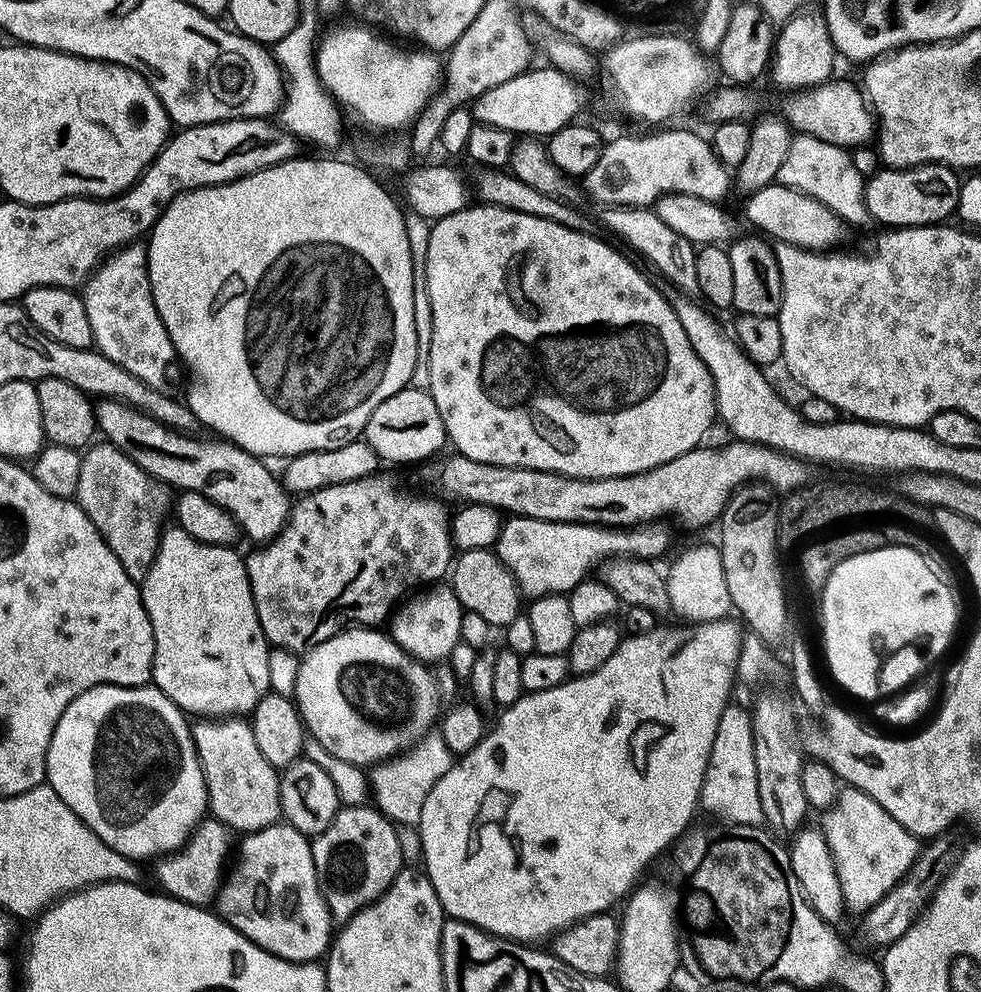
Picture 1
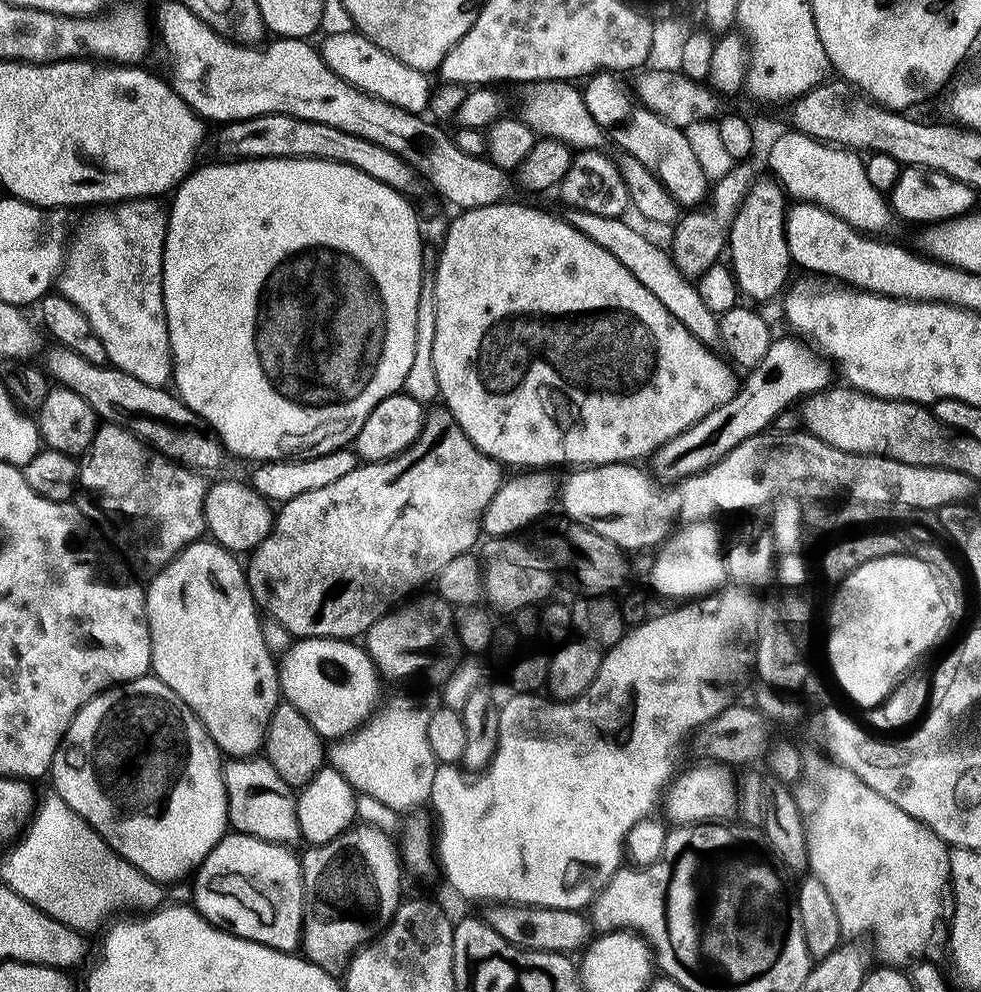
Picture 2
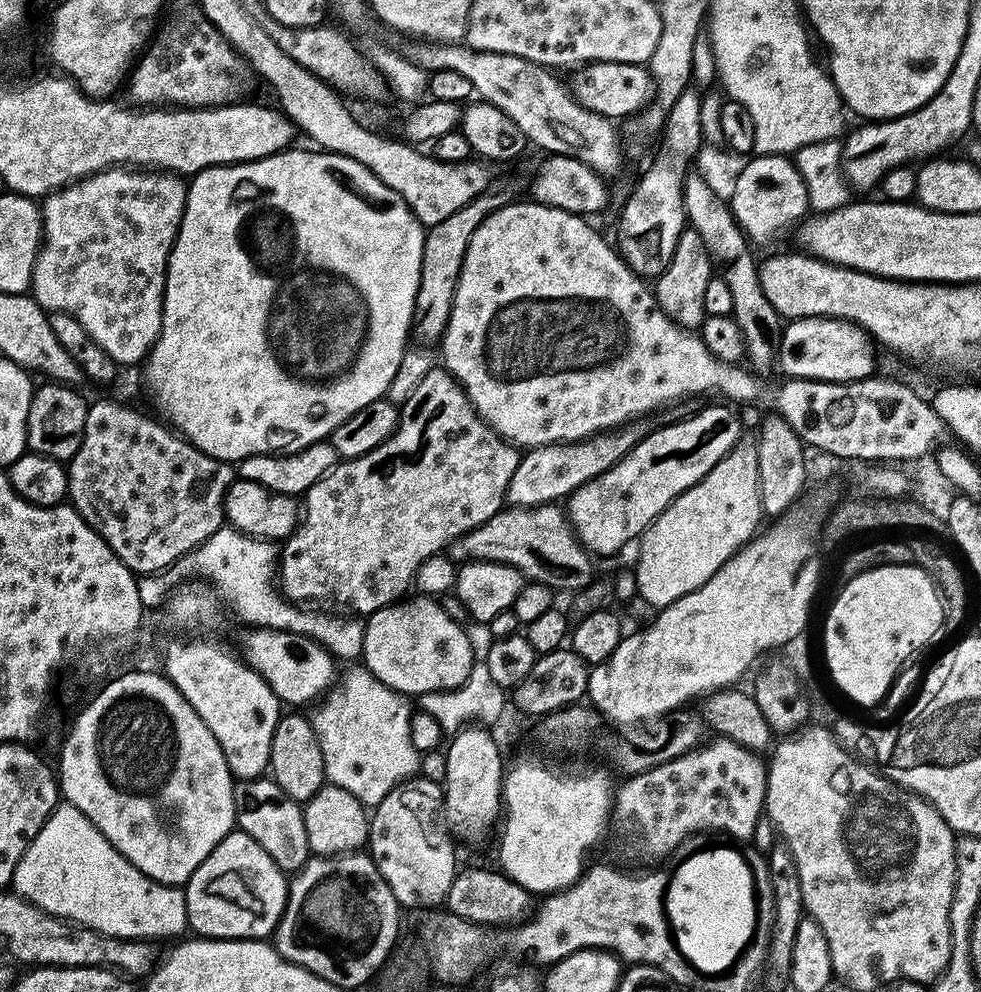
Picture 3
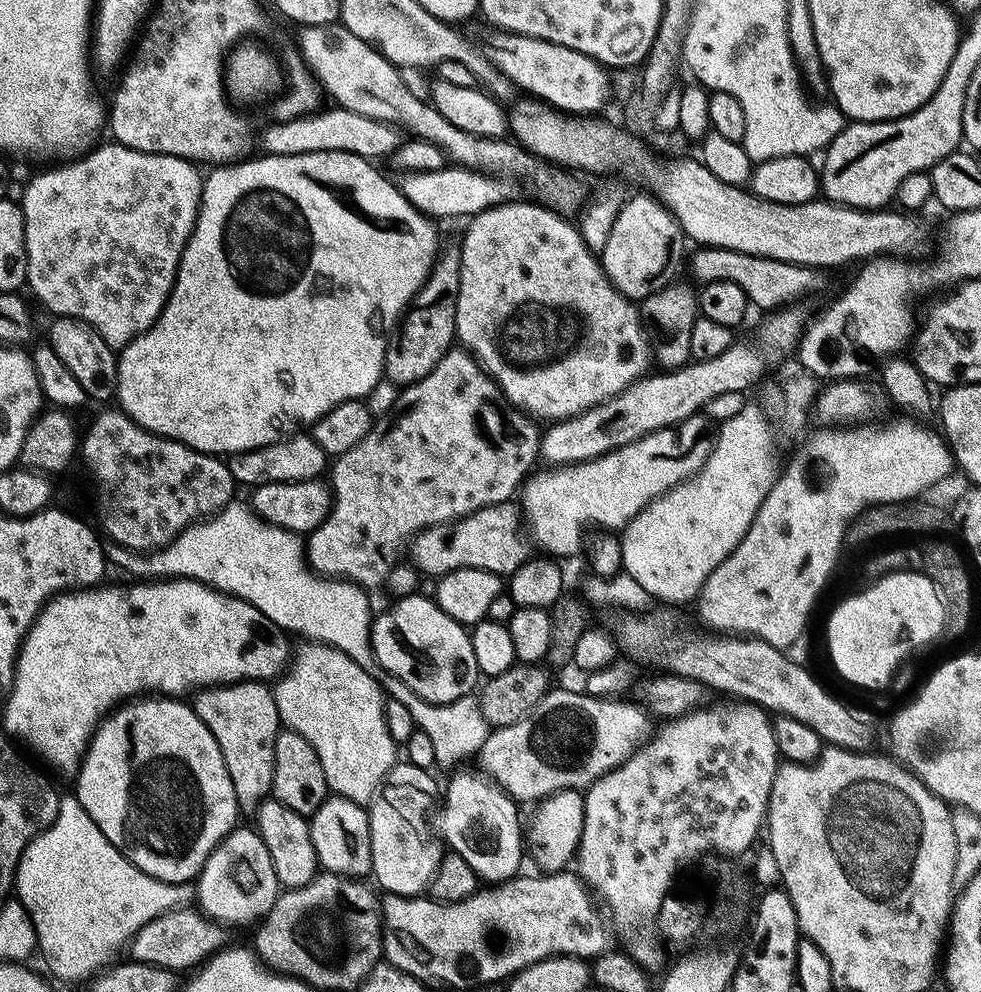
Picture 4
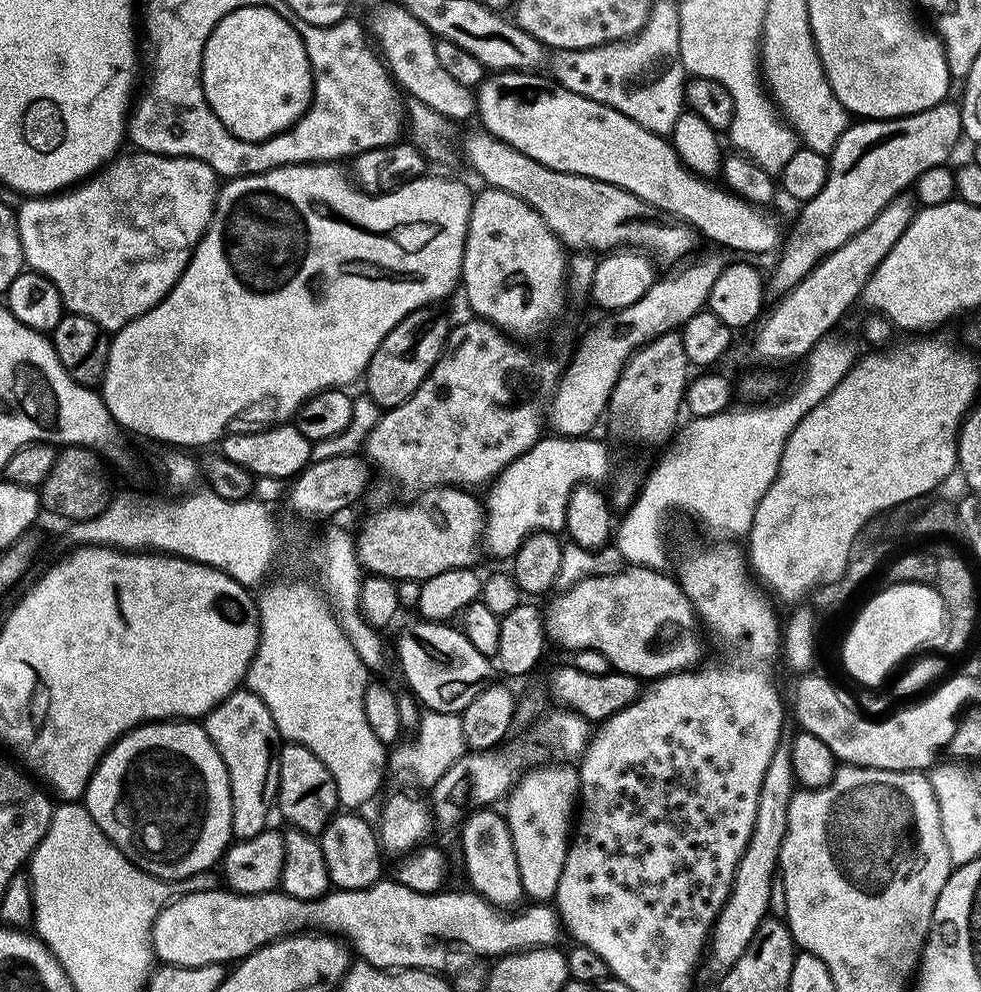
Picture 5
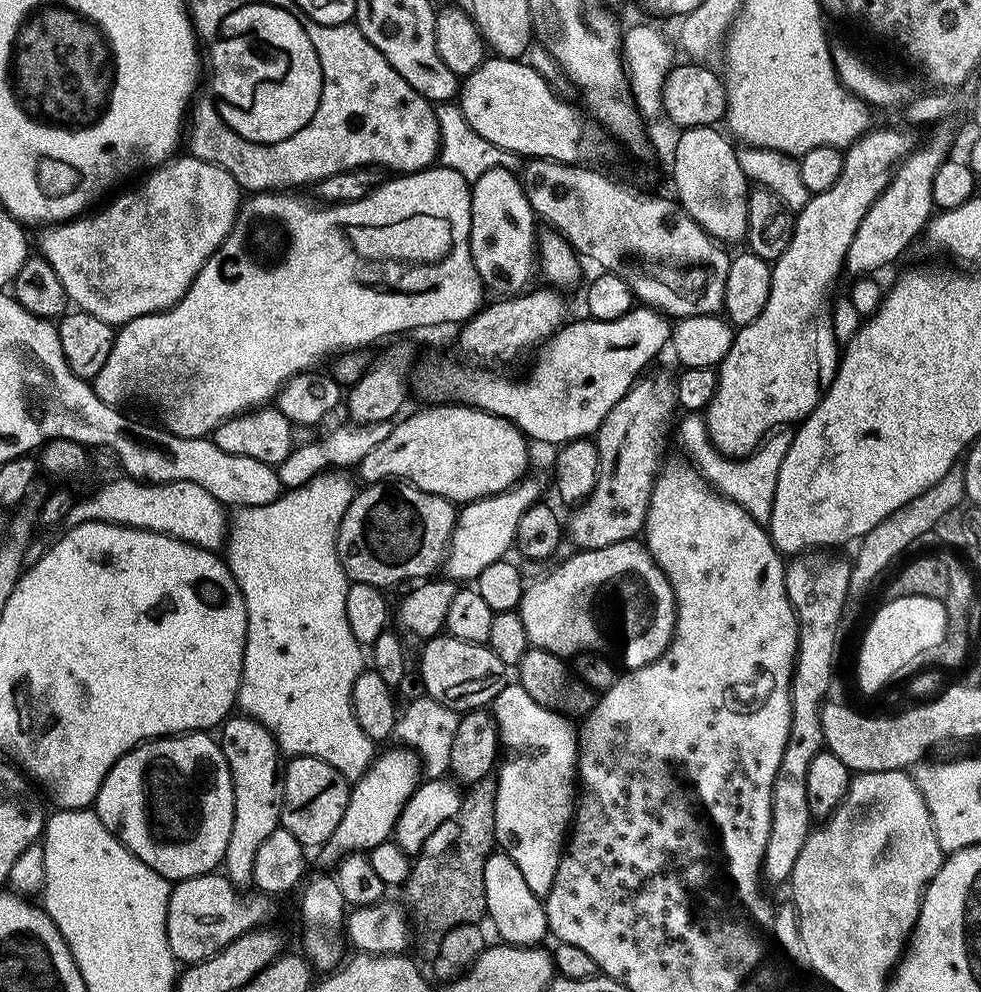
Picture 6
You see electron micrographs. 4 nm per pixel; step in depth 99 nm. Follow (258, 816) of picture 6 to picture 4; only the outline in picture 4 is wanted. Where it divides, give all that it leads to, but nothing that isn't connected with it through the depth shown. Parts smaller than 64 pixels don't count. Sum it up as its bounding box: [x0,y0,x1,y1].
[194,682,282,813]

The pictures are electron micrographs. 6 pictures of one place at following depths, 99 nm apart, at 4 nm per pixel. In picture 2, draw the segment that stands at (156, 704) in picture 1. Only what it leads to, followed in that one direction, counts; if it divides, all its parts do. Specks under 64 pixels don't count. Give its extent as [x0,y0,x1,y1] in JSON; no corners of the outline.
[50,674,230,882]

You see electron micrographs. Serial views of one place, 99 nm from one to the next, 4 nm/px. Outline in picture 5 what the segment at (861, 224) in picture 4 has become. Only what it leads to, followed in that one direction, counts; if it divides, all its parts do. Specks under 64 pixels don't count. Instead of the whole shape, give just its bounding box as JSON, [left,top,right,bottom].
[474,71,782,252]

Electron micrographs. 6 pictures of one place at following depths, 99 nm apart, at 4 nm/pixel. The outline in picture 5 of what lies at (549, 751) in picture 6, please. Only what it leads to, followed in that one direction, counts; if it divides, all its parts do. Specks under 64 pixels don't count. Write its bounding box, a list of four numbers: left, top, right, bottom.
[504,765,580,902]

